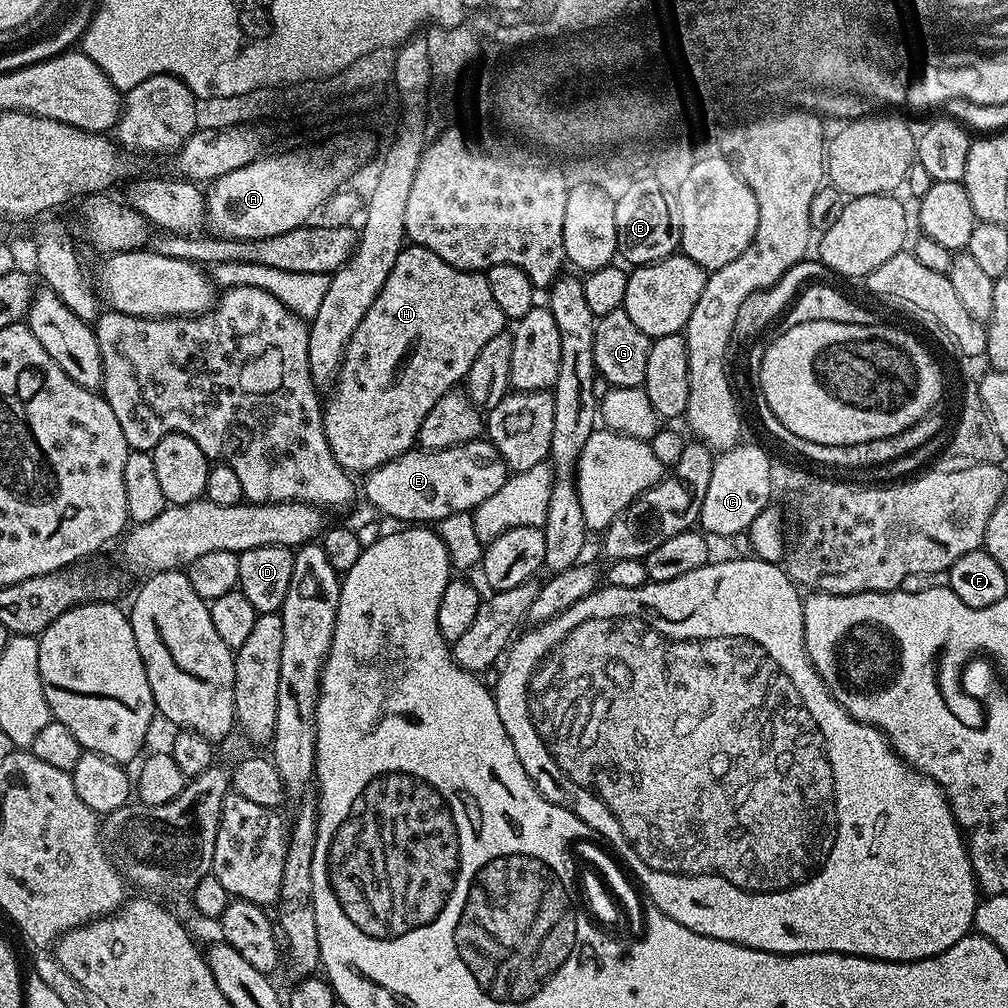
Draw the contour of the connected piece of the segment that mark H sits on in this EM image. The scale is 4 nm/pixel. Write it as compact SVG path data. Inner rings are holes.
M406 246L402 249L394 262L394 270L390 270L378 298L374 298L370 310L366 310L362 322L358 322L358 328L349 338L344 351L344 361L340 364L340 373L336 375L336 382L330 389L332 397L329 400L327 397L322 404L326 442L338 462L338 466L342 466L345 472L349 474L357 474L356 472L367 474L386 462L396 460L403 452L413 451L418 438L418 430L422 426L426 414L430 414L434 402L438 402L438 398L442 398L448 392L453 391L459 385L456 383L459 380L461 383L467 377L470 366L474 362L474 358L478 358L482 346L486 346L486 342L490 342L490 338L494 338L498 333L505 331L505 328L506 317L502 314L502 310L498 310L498 302L494 302L494 294L490 294L490 282L484 272L467 272L461 268L450 266L442 258L438 258L438 254L434 254L425 248Z

